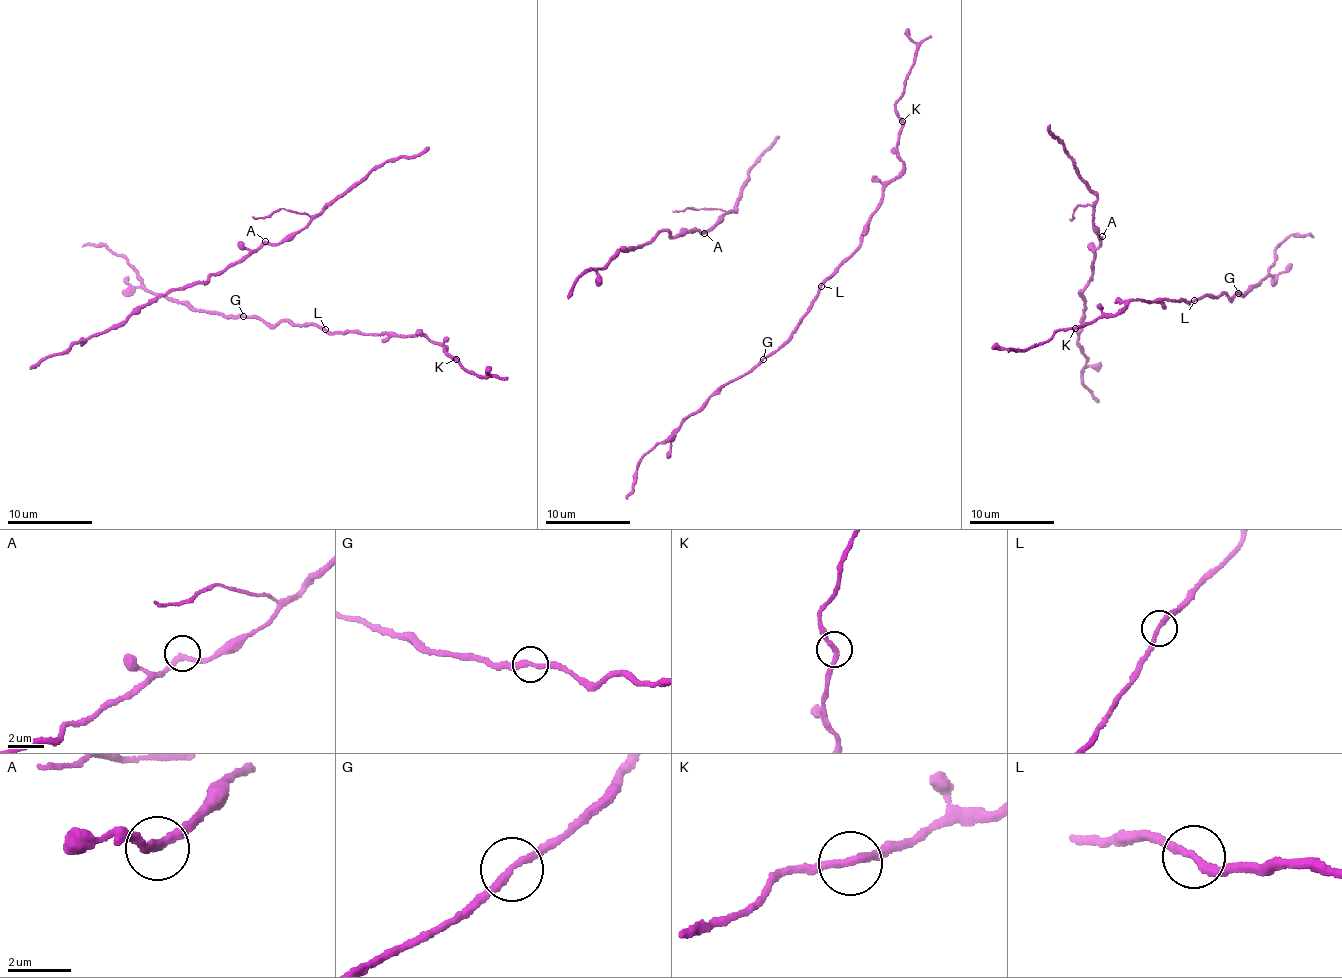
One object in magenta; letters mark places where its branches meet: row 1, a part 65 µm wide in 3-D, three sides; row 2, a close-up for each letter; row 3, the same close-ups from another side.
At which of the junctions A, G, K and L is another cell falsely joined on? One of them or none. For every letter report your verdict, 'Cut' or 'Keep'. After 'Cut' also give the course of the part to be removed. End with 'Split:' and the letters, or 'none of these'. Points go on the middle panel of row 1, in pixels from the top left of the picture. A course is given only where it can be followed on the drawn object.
A: Keep
G: Keep
K: Keep
L: Keep
Split: none of these

